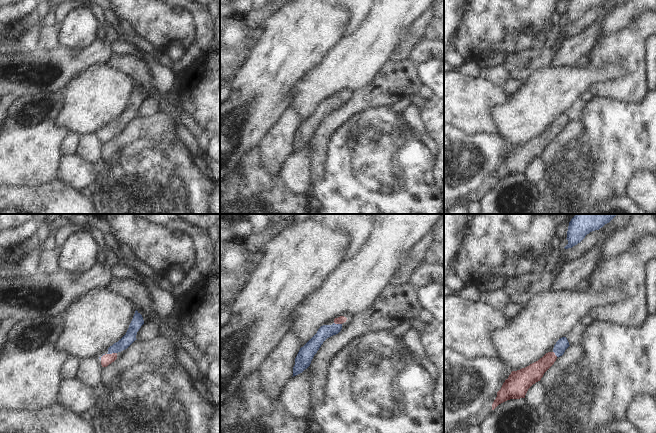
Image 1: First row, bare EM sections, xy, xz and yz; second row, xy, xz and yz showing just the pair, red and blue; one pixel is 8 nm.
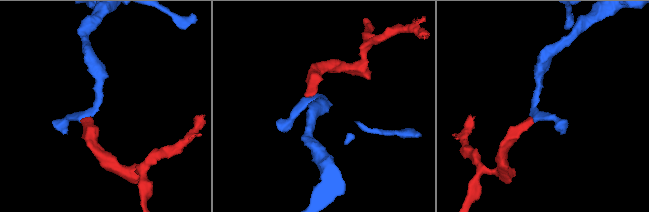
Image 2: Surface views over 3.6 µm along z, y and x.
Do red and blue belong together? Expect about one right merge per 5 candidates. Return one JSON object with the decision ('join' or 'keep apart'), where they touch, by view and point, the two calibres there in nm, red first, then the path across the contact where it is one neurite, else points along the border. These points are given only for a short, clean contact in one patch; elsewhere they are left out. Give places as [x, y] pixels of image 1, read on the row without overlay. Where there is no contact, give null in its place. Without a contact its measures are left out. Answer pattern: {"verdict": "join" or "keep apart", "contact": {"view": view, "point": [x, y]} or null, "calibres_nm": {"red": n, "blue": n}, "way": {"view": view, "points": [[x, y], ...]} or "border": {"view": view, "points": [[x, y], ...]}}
{"verdict": "join", "contact": {"view": "xy", "point": [112, 129]}, "calibres_nm": {"red": 90, "blue": 90}, "way": {"view": "xy", "points": [[106, 135], [112, 129], [130, 112]]}}

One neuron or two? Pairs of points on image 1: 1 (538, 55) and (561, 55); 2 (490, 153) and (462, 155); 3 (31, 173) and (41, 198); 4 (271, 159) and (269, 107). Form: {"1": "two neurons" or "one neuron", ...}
{"1": "two neurons", "2": "one neuron", "3": "two neurons", "4": "two neurons"}

